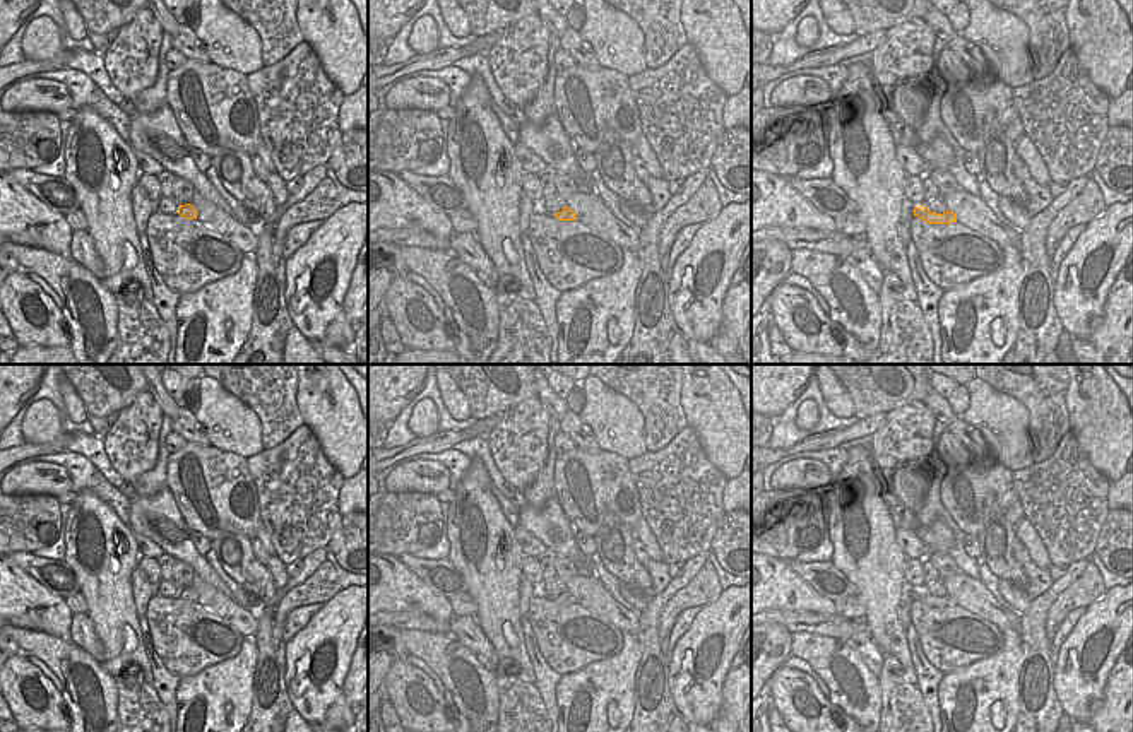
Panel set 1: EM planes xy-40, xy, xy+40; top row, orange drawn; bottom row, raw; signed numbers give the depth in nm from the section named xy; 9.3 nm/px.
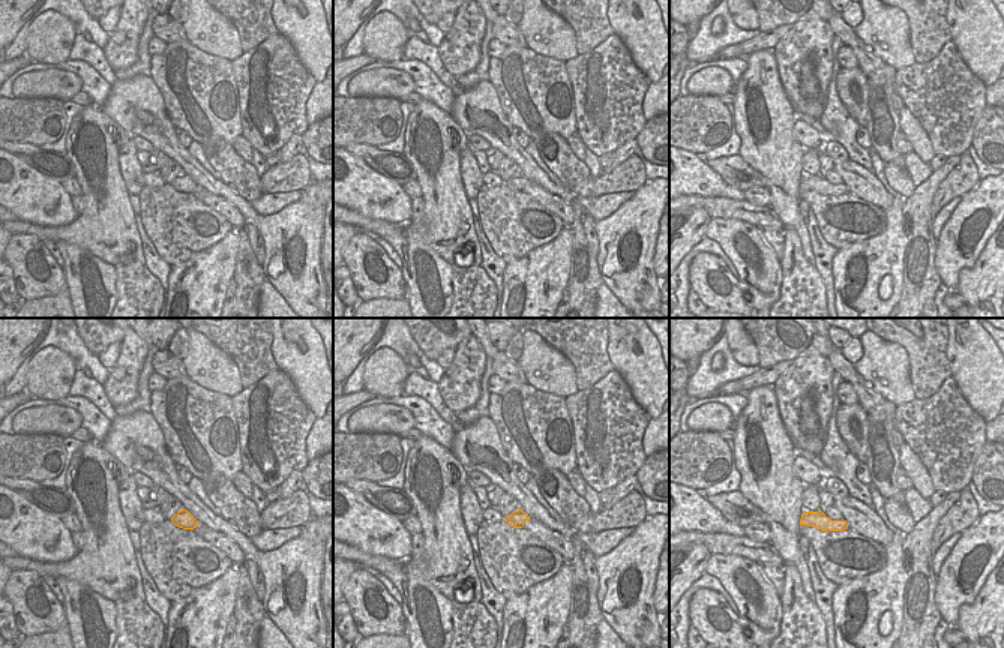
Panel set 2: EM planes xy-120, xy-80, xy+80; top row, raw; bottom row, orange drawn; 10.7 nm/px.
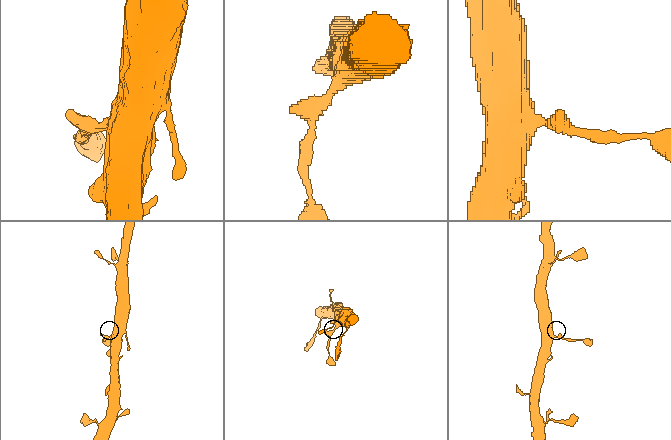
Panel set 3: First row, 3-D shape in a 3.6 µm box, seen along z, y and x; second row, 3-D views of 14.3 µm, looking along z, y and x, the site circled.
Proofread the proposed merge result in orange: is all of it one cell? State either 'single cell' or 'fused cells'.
single cell

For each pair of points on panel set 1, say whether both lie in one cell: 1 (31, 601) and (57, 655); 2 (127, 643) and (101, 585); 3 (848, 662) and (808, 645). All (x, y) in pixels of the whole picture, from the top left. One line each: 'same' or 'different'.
1: different
2: same
3: same

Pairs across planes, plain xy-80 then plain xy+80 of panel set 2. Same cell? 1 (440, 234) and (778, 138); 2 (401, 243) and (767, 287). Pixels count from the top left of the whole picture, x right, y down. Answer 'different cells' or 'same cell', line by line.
1: same cell
2: same cell

